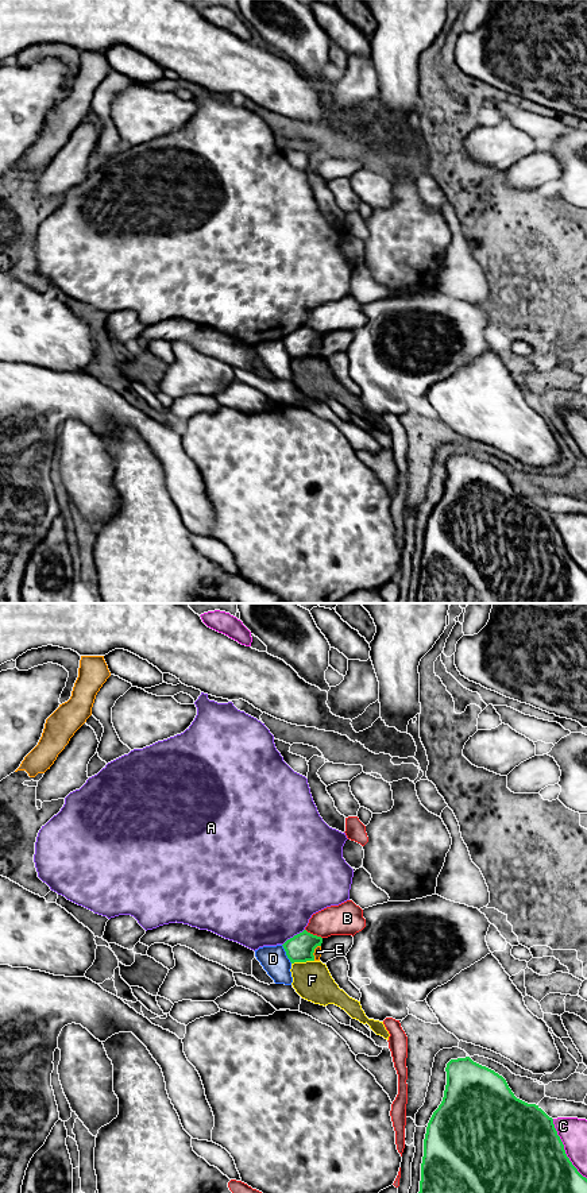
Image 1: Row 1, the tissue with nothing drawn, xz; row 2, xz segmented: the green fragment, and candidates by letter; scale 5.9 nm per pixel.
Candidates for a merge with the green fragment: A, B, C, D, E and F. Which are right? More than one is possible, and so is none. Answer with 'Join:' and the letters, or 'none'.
Join: none

